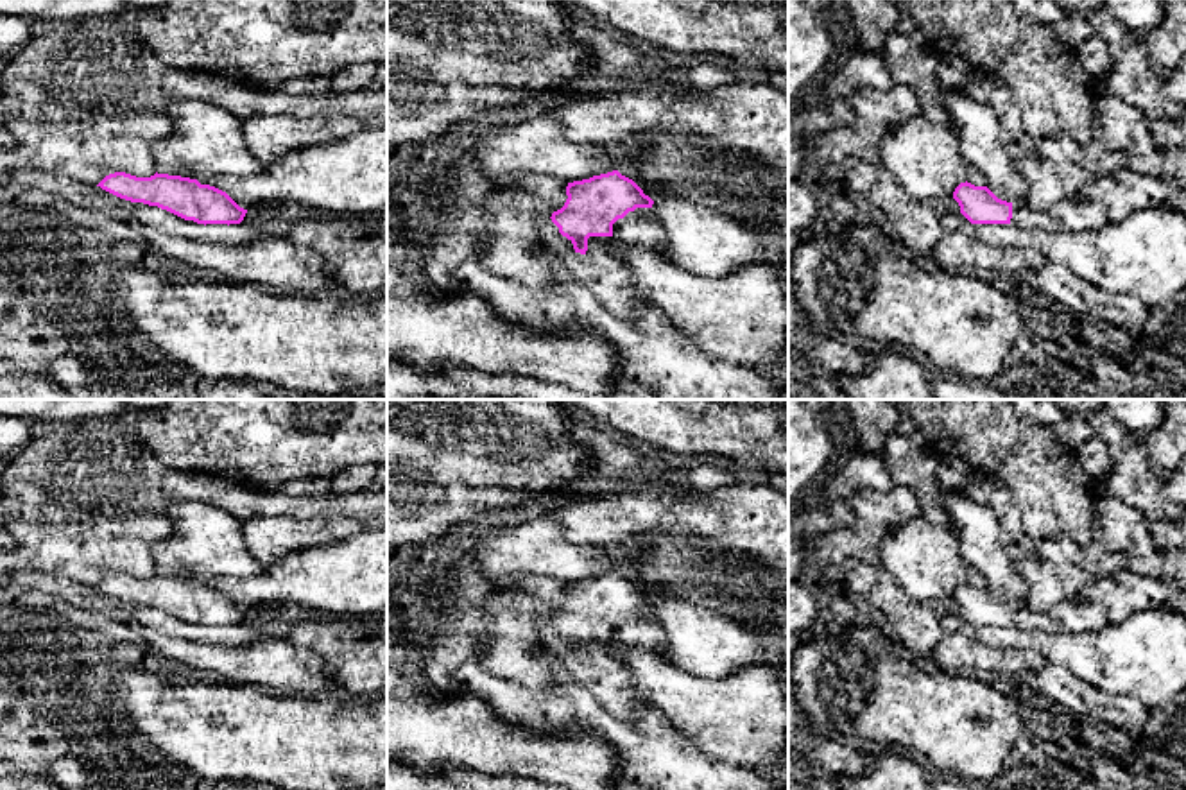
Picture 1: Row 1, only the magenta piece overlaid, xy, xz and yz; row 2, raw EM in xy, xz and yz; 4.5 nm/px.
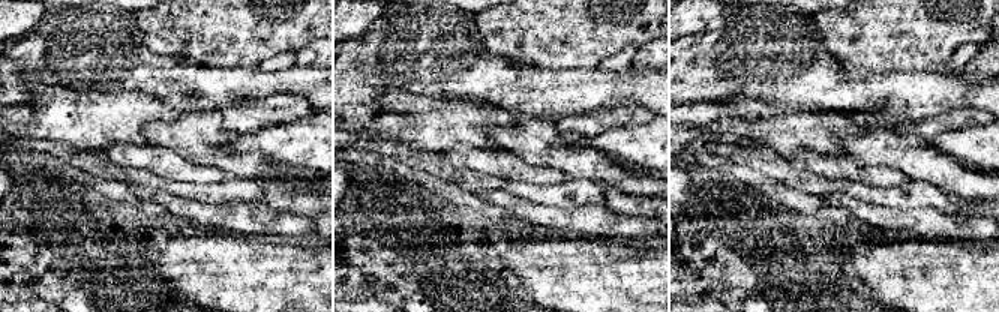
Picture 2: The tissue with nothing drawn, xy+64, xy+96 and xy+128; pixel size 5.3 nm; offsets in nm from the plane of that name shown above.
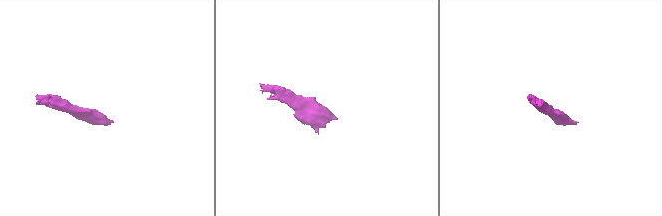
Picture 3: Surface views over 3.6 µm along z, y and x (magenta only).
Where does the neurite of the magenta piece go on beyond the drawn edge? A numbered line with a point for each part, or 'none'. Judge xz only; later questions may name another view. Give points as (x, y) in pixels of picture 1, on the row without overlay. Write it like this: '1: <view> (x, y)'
1: xz (638, 631)

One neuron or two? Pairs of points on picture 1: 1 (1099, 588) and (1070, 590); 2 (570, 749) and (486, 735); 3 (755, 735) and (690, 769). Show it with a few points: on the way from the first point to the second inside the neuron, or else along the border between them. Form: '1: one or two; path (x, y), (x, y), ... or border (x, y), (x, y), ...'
1: two; border (1095, 577), (1079, 597)
2: one; path (549, 749), (507, 747)
3: two; border (679, 731), (710, 756), (753, 769)

